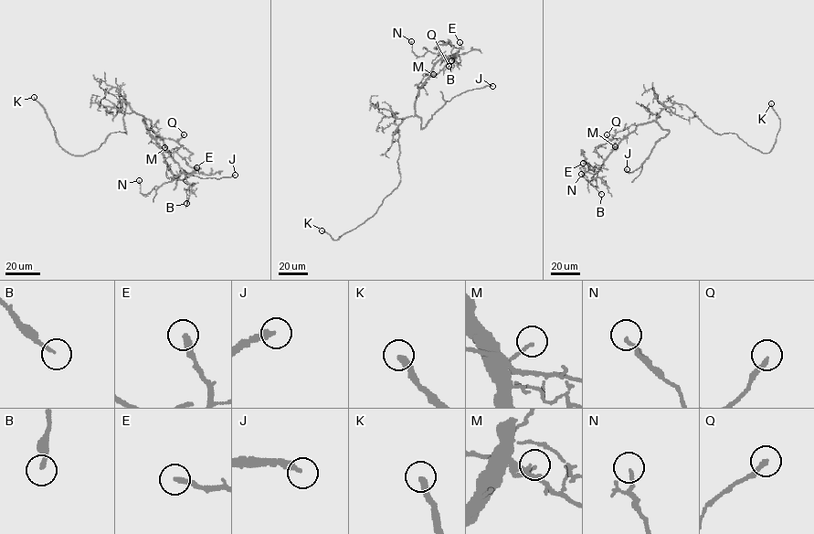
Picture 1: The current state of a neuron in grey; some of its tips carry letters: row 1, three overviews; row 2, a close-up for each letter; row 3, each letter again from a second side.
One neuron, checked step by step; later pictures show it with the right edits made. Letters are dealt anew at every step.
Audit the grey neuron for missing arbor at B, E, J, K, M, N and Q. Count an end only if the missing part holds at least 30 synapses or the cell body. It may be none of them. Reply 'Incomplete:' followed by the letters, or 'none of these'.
Incomplete: E, J, K

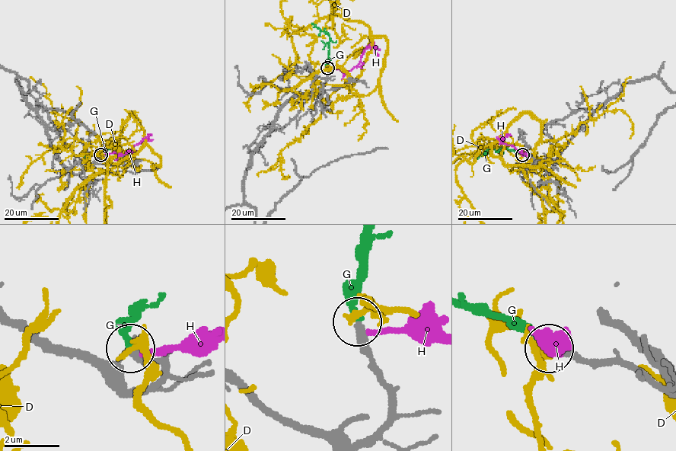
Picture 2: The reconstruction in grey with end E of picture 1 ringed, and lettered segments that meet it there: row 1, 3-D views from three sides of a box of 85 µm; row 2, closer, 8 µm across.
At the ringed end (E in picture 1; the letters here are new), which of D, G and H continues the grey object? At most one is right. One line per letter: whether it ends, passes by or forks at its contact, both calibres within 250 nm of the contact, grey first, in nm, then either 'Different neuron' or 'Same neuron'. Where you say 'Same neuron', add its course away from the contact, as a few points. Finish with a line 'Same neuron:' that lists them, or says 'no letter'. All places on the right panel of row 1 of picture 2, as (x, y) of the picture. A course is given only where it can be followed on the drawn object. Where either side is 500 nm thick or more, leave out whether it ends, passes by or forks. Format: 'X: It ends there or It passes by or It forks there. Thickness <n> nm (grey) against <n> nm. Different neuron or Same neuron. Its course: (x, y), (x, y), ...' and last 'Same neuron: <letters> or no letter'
D: It ends there. Thickness 260 nm (grey) against 280 nm. Different neuron
G: It ends there. Thickness 280 nm (grey) against 240 nm. Same neuron
H: It ends there. Thickness 320 nm (grey) against 200 nm. Different neuron
Same neuron: G

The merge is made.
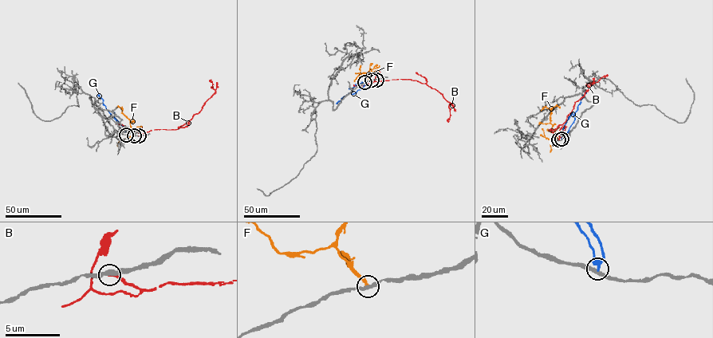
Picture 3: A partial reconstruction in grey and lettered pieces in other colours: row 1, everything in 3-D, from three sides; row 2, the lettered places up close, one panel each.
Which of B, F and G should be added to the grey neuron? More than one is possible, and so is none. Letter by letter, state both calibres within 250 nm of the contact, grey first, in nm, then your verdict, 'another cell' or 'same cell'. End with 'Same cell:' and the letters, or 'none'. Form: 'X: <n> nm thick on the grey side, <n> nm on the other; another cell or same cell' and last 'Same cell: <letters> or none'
B: 400 nm thick on the grey side, 240 nm on the other; another cell
F: 280 nm thick on the grey side, 260 nm on the other; another cell
G: 280 nm thick on the grey side, 300 nm on the other; another cell
Same cell: none

